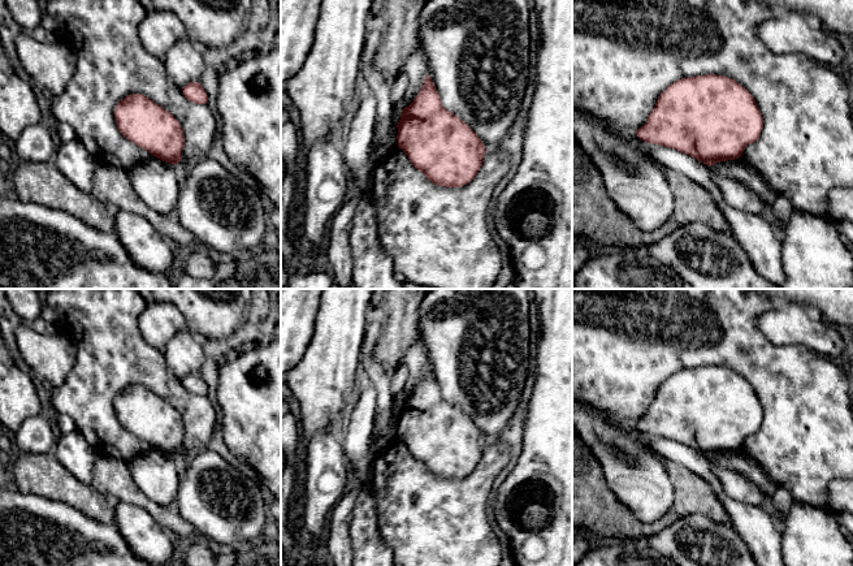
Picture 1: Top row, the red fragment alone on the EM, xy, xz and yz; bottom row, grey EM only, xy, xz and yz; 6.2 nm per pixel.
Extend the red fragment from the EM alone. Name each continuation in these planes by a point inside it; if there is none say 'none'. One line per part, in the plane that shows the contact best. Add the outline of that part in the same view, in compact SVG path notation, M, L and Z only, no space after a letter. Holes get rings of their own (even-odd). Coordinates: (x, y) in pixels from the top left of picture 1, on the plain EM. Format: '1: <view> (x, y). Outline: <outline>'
none

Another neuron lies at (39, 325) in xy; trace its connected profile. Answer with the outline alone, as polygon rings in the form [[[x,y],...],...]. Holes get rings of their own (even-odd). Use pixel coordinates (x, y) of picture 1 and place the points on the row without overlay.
[[[42,317],[29,323],[29,327],[38,333],[57,333],[57,328],[44,321]]]

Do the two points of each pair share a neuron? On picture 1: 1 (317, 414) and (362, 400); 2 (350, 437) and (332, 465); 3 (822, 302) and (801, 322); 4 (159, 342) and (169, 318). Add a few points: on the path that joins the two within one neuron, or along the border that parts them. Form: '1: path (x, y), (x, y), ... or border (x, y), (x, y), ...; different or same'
1: border (358, 387), (341, 431); different
2: border (338, 436), (351, 472); different
3: border (795, 302), (805, 306), (838, 328); different
4: path (159, 336), (159, 328), (163, 324); same

